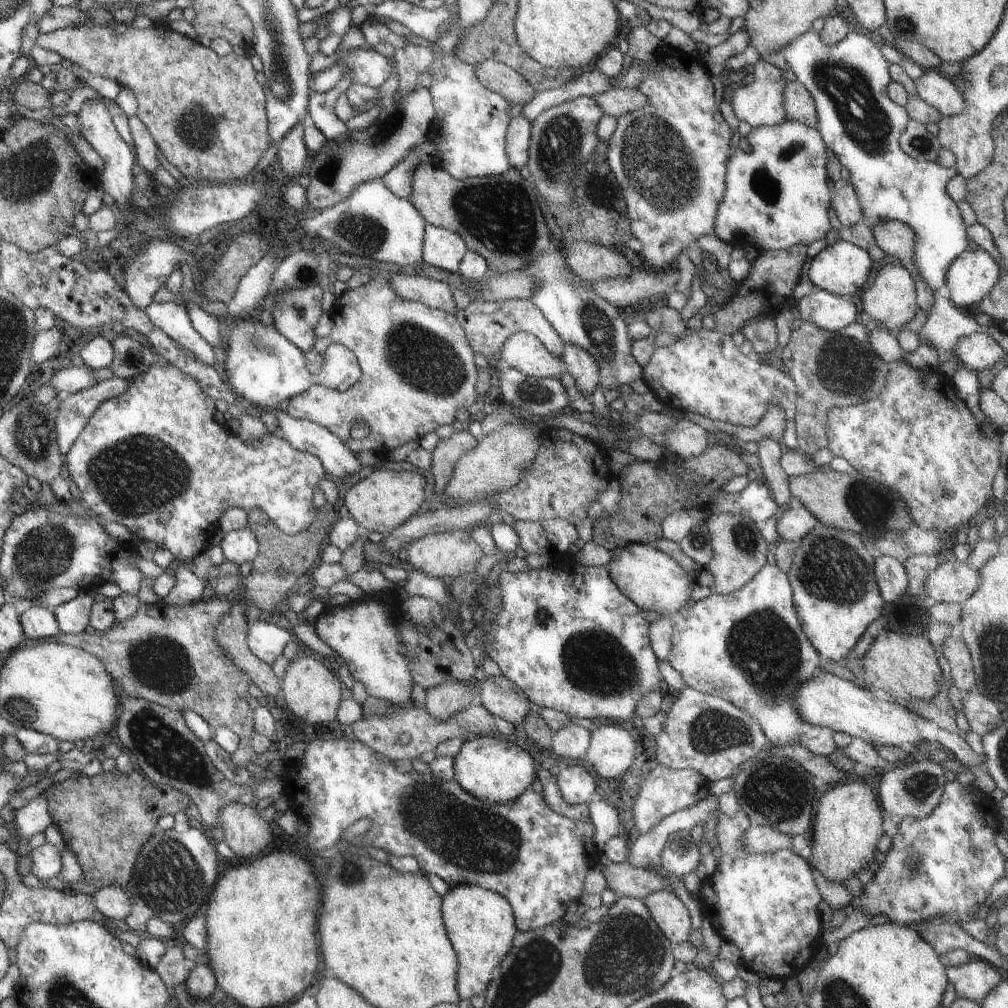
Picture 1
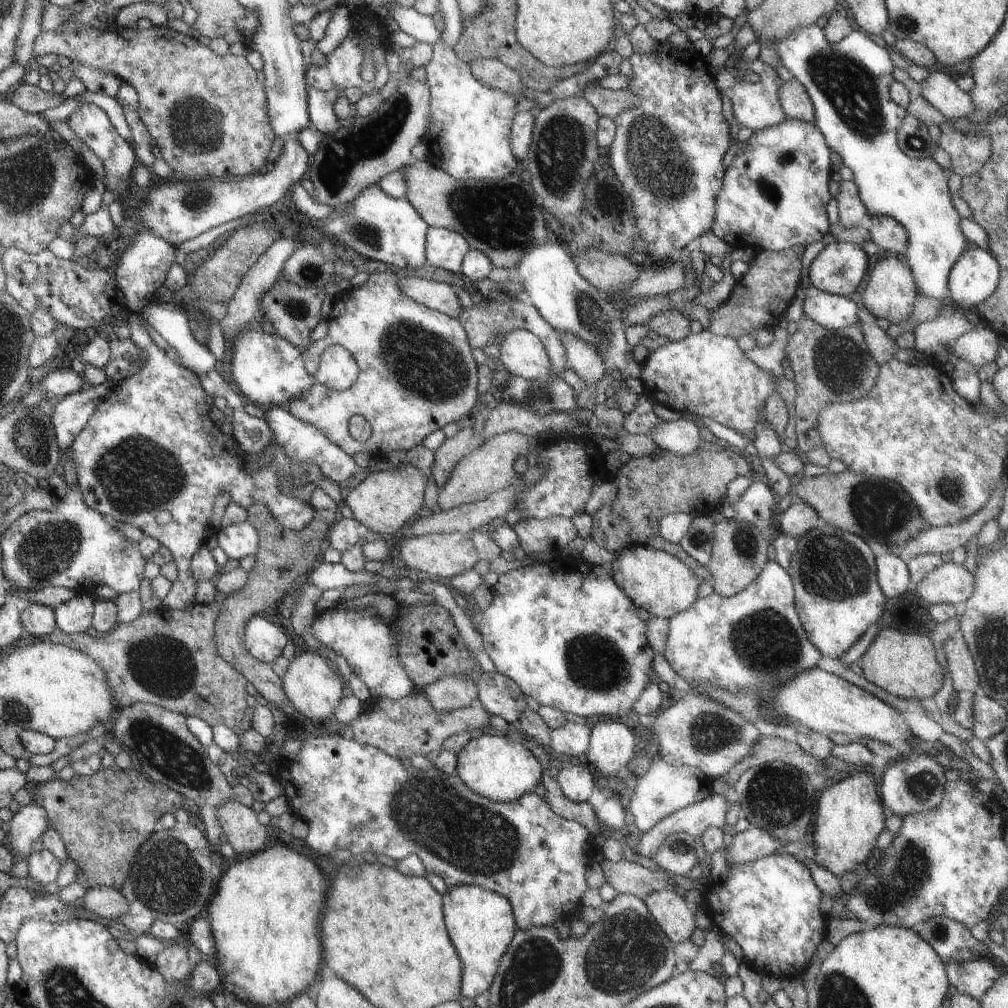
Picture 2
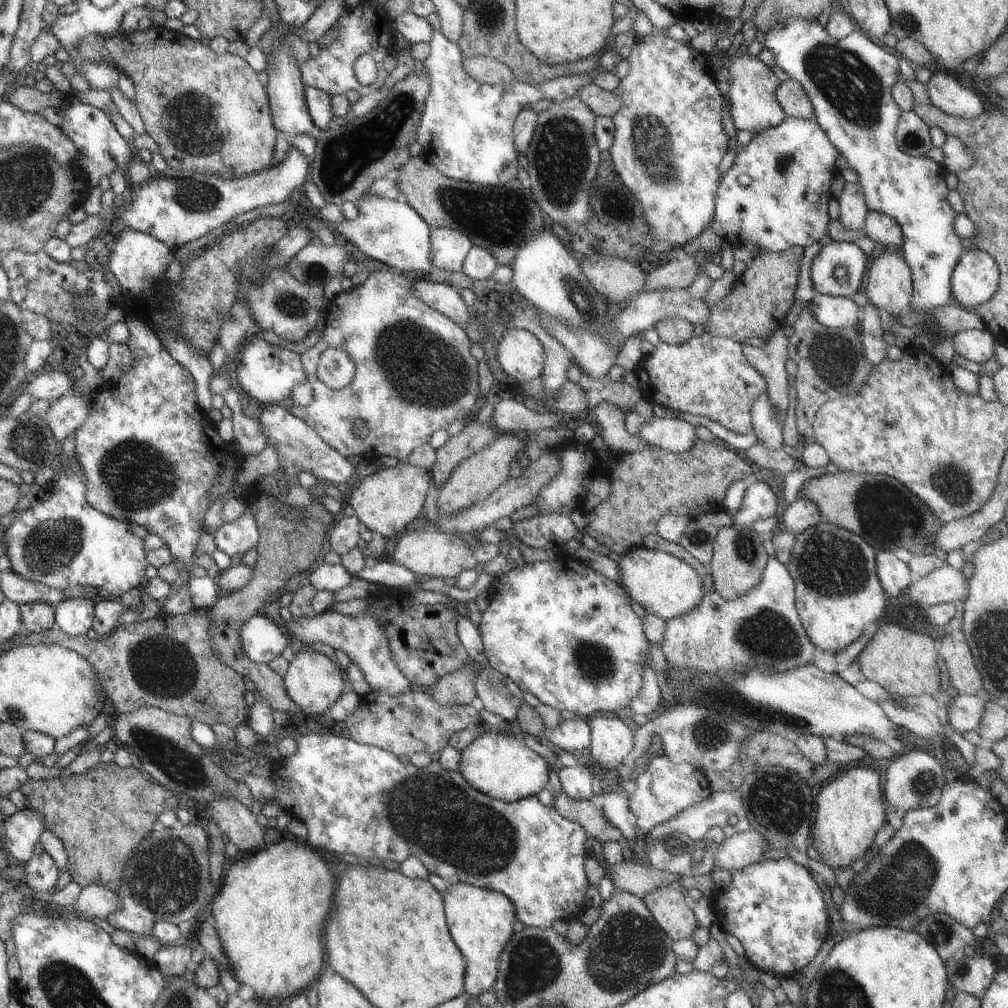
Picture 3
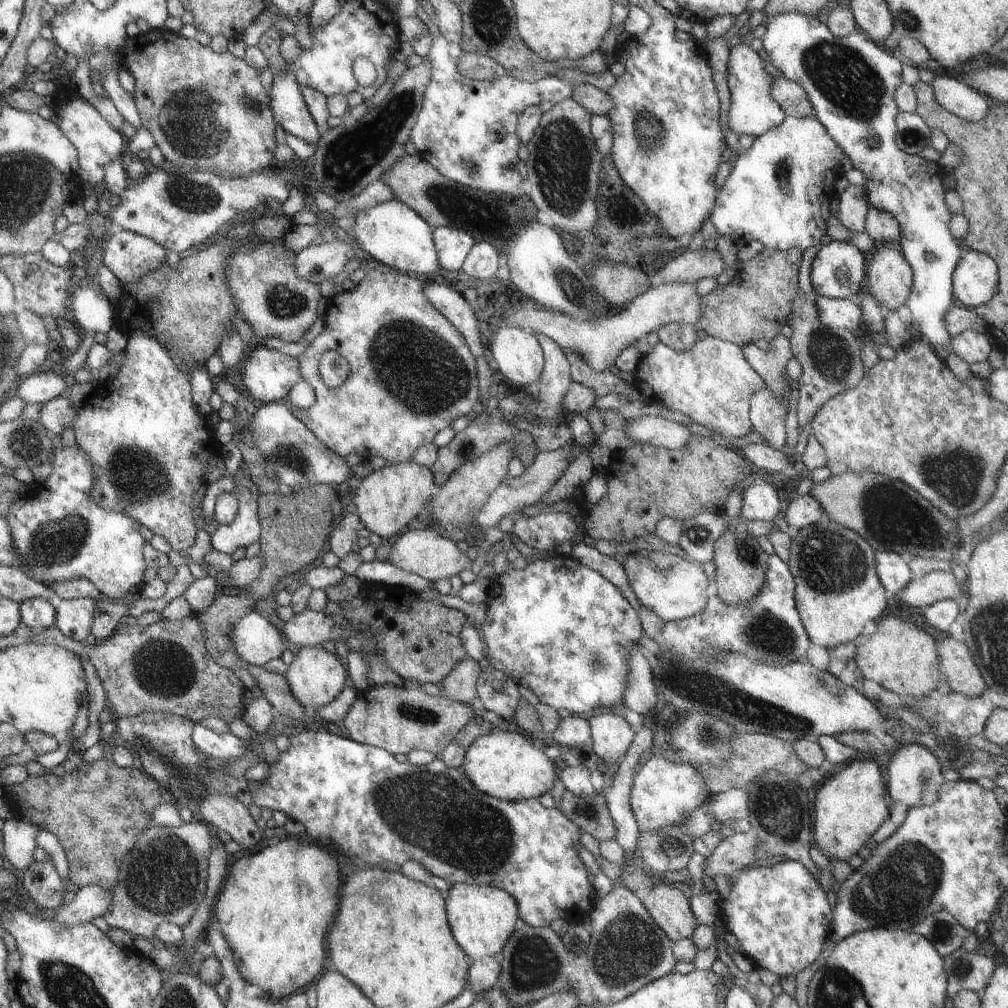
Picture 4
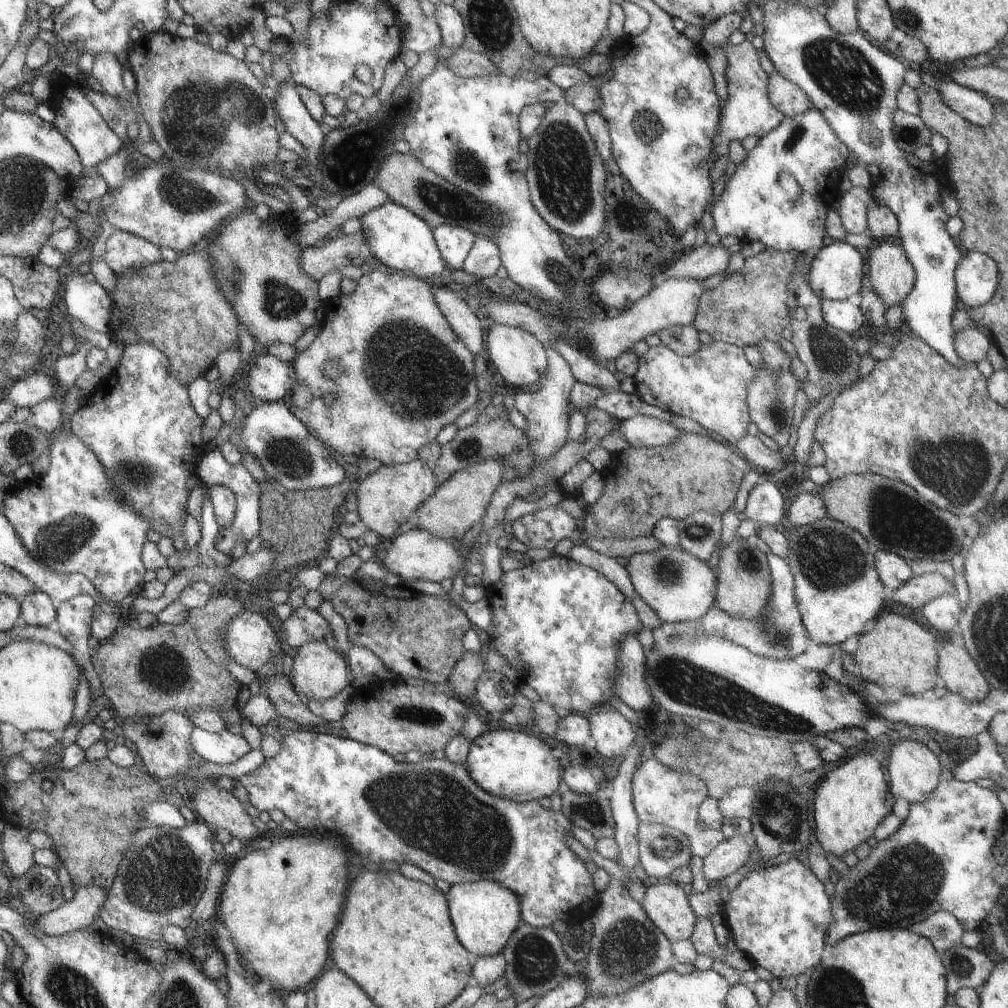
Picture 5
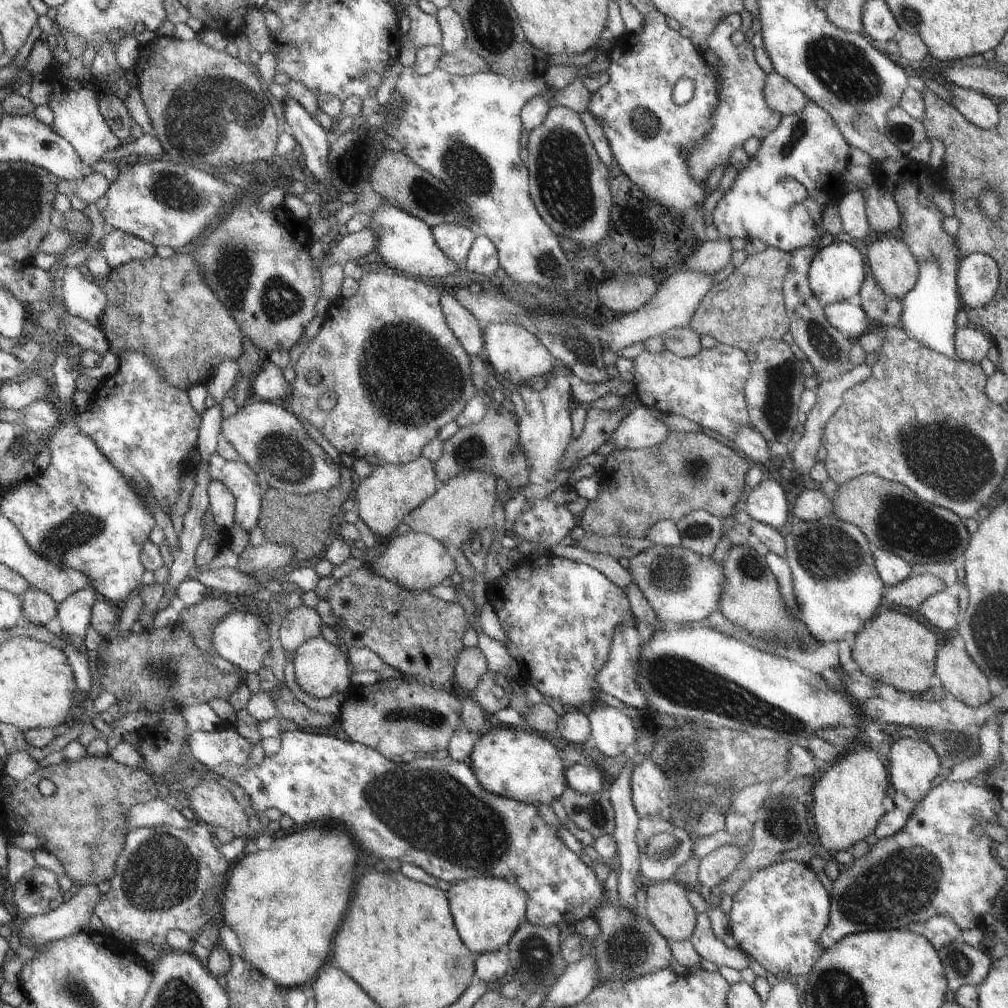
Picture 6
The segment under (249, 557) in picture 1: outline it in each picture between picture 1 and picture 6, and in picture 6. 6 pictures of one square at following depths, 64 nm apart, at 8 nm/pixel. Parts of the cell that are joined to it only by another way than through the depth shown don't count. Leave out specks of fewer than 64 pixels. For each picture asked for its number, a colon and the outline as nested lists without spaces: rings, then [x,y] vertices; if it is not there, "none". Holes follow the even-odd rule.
2: [[[245,520],[243,524],[219,528],[215,532],[219,548],[225,552],[227,558],[243,560],[245,556],[253,556],[259,550],[259,536],[257,530]]]
3: [[[245,502],[245,512],[231,524],[221,524],[213,534],[213,544],[217,550],[231,556],[243,556],[251,548],[259,544],[259,528],[249,512],[249,504]]]
4: [[[241,470],[235,472],[233,482],[235,482],[233,492],[239,500],[237,516],[229,524],[219,526],[211,534],[213,550],[229,554],[229,556],[239,548],[251,546],[261,536],[261,528],[259,528],[259,520],[257,520],[257,498],[259,498],[257,486],[251,480],[243,478]]]
5: [[[217,448],[209,450],[205,456],[201,456],[199,460],[199,466],[197,466],[197,472],[195,476],[199,478],[199,482],[203,482],[205,486],[225,486],[229,488],[233,494],[235,494],[235,516],[233,516],[233,522],[229,524],[229,528],[221,528],[217,538],[213,540],[213,546],[223,552],[223,554],[229,554],[237,542],[249,542],[253,536],[259,534],[259,500],[261,500],[261,490],[257,486],[257,482],[249,476],[249,472],[241,466],[241,464],[227,464],[221,456],[221,452]]]
6: [[[213,452],[207,460],[207,472],[211,476],[211,482],[223,482],[227,490],[235,498],[235,524],[251,532],[259,522],[259,510],[261,510],[261,498],[263,498],[263,482],[257,478],[257,474],[249,468],[245,462],[229,462],[217,456]]]

